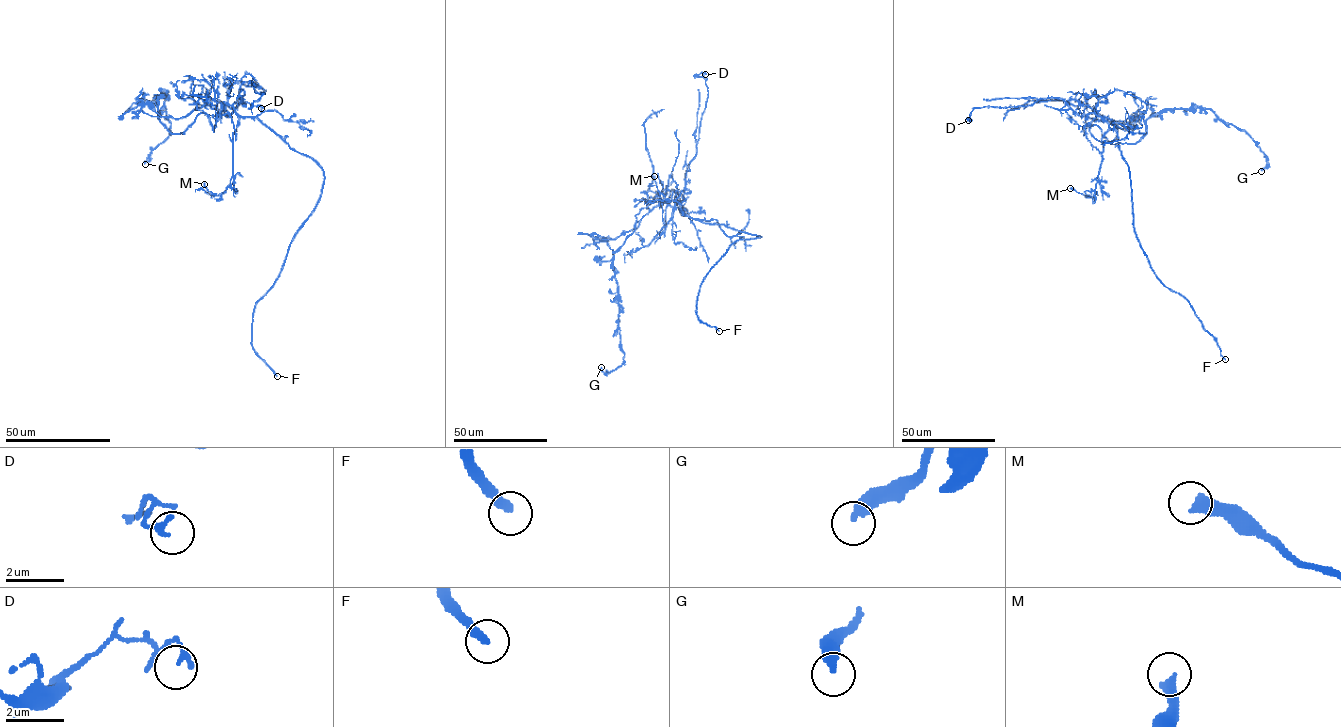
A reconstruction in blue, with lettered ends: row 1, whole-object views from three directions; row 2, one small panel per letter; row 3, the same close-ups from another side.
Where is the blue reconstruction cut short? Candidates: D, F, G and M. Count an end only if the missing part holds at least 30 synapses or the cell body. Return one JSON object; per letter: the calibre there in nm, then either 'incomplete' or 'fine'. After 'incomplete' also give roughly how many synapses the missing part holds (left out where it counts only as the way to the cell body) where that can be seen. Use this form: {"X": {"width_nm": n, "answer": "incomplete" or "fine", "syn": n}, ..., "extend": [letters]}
{"D": {"width_nm": 200, "answer": "fine"}, "F": {"width_nm": 280, "answer": "incomplete"}, "G": {"width_nm": 360, "answer": "fine"}, "M": {"width_nm": 400, "answer": "fine"}, "extend": ["F"]}

